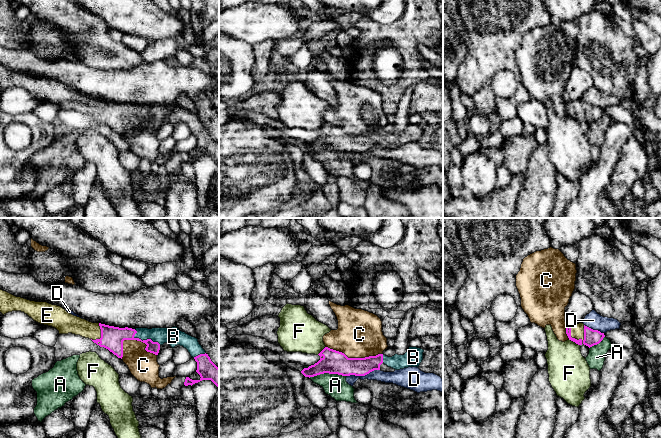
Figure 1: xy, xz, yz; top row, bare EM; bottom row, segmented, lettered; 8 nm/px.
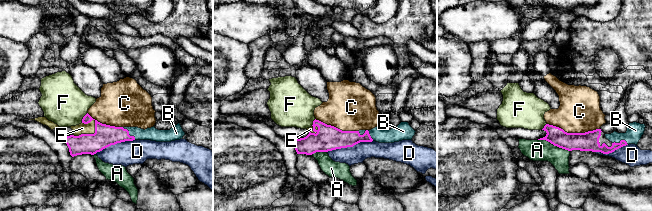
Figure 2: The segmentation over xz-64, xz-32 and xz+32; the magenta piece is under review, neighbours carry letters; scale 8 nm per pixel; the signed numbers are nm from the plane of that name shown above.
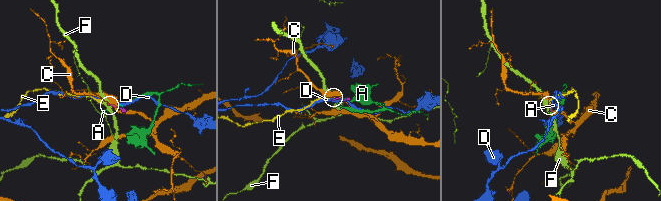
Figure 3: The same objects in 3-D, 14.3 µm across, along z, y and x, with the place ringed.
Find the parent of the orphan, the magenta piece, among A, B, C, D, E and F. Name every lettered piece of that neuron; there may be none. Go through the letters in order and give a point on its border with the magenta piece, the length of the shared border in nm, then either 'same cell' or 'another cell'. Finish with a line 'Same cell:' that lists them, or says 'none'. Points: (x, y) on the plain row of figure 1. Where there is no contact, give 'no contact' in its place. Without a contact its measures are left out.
A: xz (327, 148) | 300 nm | another cell
B: xy (143, 116) | 260 nm | same cell
C: xy (142, 117) | 300 nm | another cell
D: xz (363, 151) | 280 nm | another cell
E: yz (571, 113) | 190 nm | same cell
F: yz (574, 117) | 110 nm | another cell
Same cell: B, E

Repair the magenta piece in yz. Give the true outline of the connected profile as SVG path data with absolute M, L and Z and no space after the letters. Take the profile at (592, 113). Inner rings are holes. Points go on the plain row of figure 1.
M583 99L575 101L566 101L566 110L569 116L578 121L586 121L589 124L599 120L605 113L604 109L598 106L593 106Z

